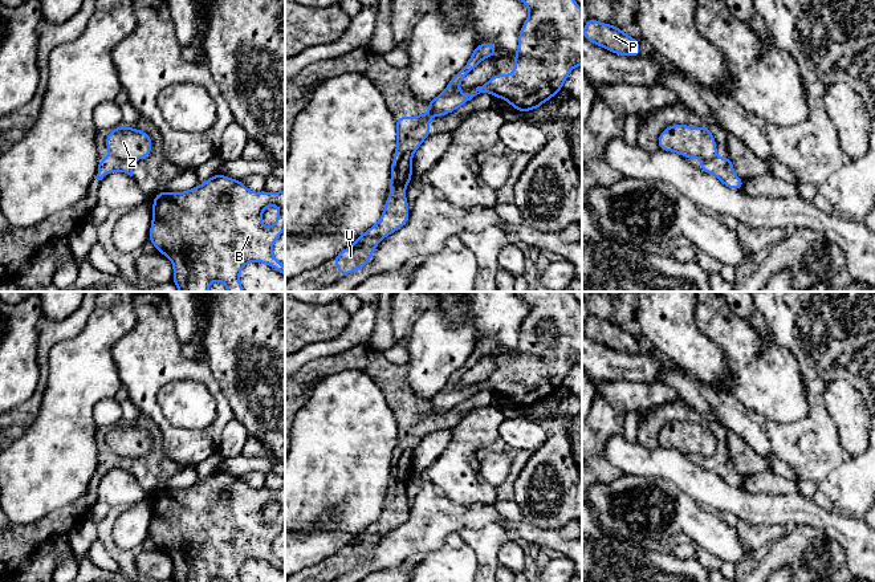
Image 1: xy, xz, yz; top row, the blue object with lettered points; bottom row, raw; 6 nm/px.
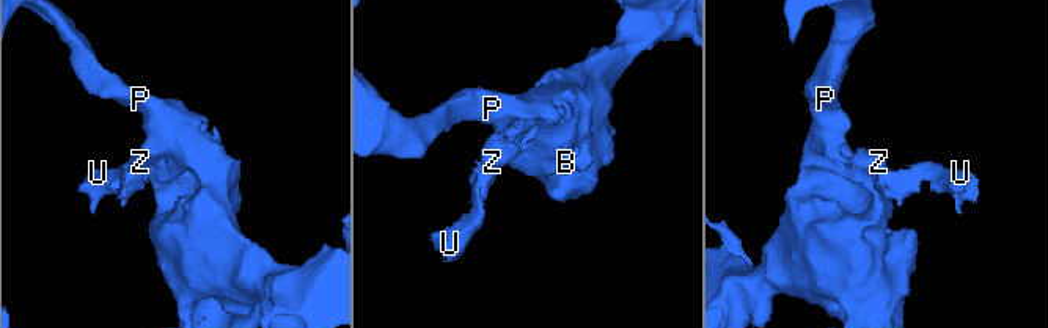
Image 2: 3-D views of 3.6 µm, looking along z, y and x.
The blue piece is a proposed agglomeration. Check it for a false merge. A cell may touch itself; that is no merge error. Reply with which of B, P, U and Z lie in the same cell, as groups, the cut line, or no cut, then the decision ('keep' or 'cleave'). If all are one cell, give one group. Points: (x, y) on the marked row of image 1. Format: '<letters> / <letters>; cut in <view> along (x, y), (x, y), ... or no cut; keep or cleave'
B P Z / U; cut in xy along (112, 154), (131, 162); cleave

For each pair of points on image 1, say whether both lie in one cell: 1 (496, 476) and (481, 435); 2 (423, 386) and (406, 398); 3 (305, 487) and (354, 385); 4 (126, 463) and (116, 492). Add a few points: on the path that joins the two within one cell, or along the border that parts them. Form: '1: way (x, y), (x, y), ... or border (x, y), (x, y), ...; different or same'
1: border (479, 462), (481, 477), (495, 488); different
2: border (406, 363), (407, 386), (416, 397), (426, 401); different
3: way (330, 462), (341, 450), (346, 432), (346, 410); same
4: border (97, 483), (106, 471), (123, 468), (146, 491); different

